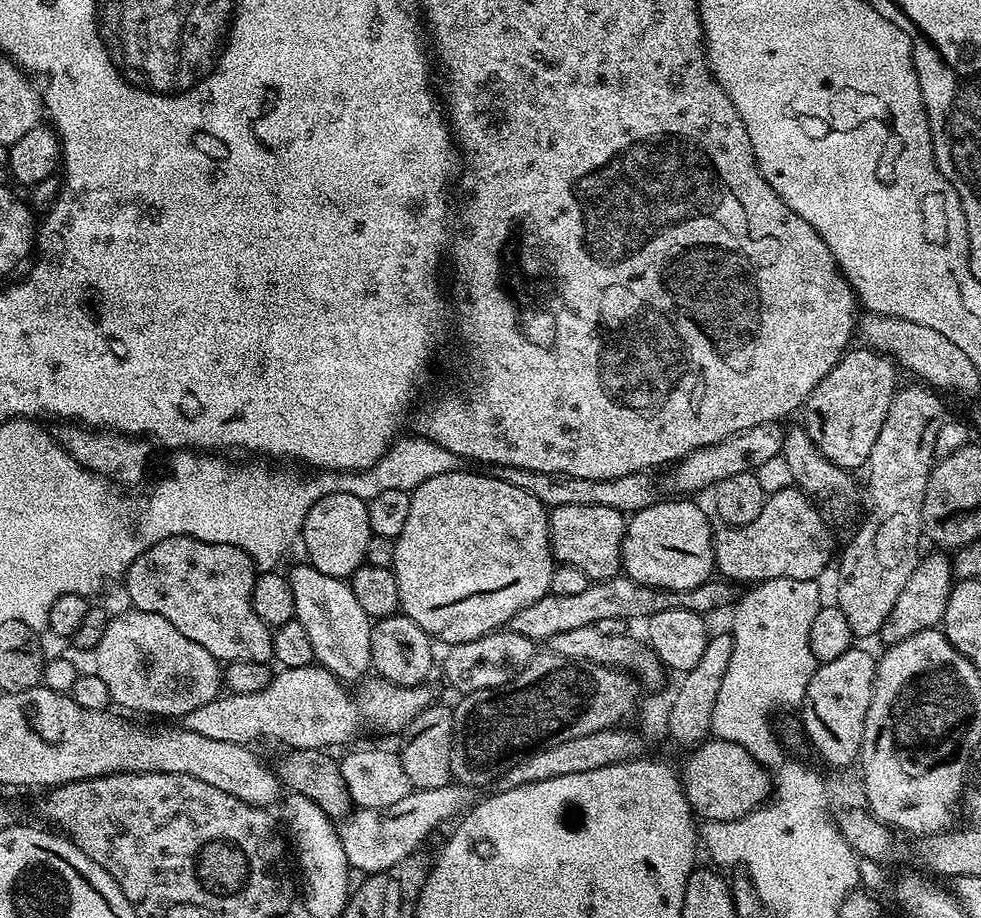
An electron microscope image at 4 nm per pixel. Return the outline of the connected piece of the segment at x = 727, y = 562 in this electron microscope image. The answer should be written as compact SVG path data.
M783 488L765 499L761 512L748 525L721 527L714 536L714 568L725 581L737 585L755 586L762 580L794 578L795 580L816 580L824 572L832 556L832 536L824 525L821 509L799 488Z

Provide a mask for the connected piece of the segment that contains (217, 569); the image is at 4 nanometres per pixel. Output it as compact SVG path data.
M171 536L150 546L141 556L134 558L122 584L128 587L131 607L139 612L153 612L166 618L186 638L198 642L215 660L241 660L244 664L264 664L273 659L272 632L268 621L256 613L252 592L258 588L258 571L253 557L227 544L208 544L192 536Z

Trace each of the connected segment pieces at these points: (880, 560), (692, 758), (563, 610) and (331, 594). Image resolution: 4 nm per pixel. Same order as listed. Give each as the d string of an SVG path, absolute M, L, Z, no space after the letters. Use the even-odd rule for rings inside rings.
M912 382L897 387L894 398L890 402L890 410L886 410L886 419L882 421L882 430L878 430L878 439L870 449L870 458L866 465L868 472L868 488L866 484L866 500L872 505L860 524L860 529L852 536L852 541L844 548L840 556L840 581L836 584L834 604L840 608L849 623L853 637L873 636L879 633L886 622L890 610L894 610L894 602L898 602L898 594L902 594L902 586L910 578L921 559L920 540L922 541L922 502L926 494L926 482L932 473L932 466L937 459L935 439L939 428L946 421L944 404L940 401L941 393L937 389L923 383Z
M715 738L695 745L678 775L688 806L701 821L742 818L768 799L774 784L769 769L757 762L745 748Z
M617 574L609 580L597 580L585 583L585 588L577 592L568 592L565 596L549 594L527 604L518 613L520 632L528 640L544 642L560 631L573 630L579 627L600 626L603 620L637 620L643 621L653 616L658 610L685 608L701 614L709 614L715 608L724 608L733 603L733 585L720 578L709 579L707 584L692 588L688 592L671 592L665 588L651 588L631 580L629 576Z
M304 562L290 573L290 581L296 594L295 619L307 630L315 659L334 673L337 680L359 681L365 675L363 672L372 668L374 624L366 610L358 606L358 598L354 598L351 583L339 576L322 574Z

